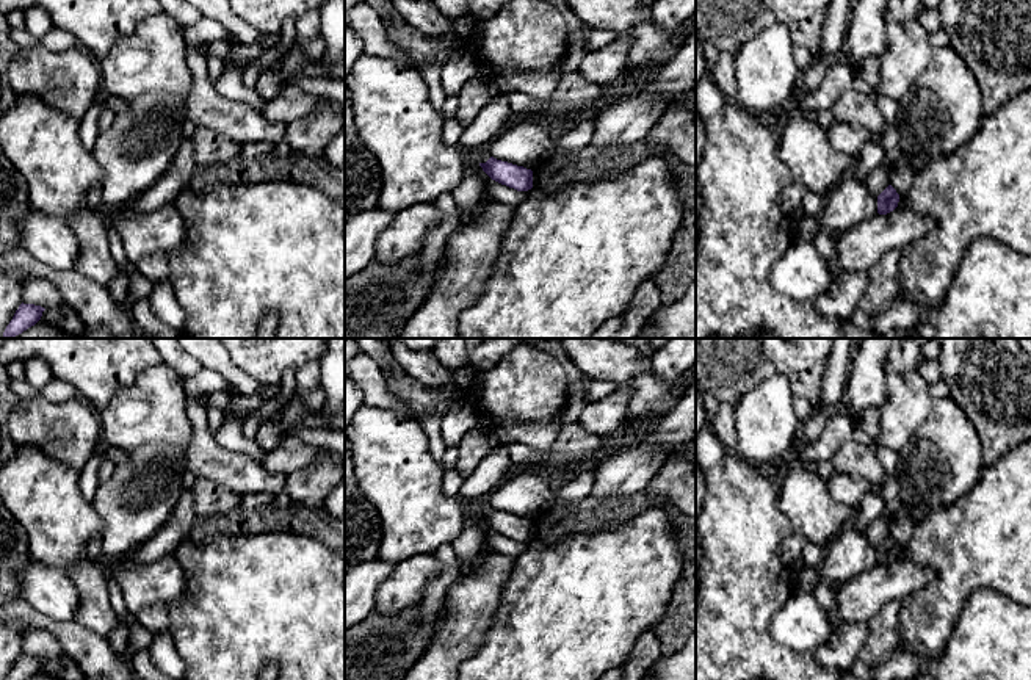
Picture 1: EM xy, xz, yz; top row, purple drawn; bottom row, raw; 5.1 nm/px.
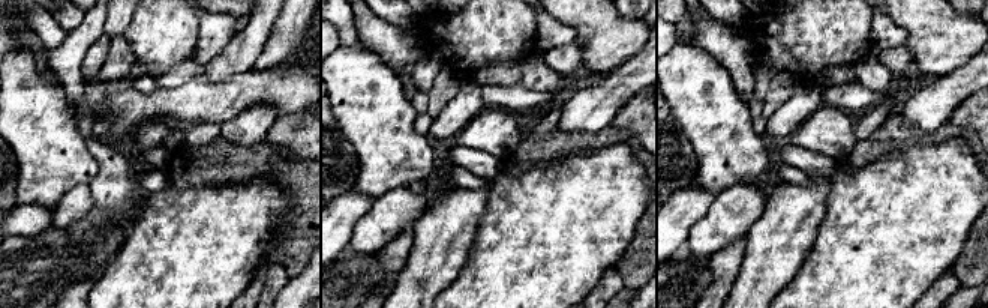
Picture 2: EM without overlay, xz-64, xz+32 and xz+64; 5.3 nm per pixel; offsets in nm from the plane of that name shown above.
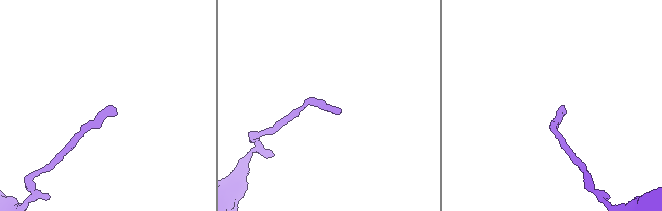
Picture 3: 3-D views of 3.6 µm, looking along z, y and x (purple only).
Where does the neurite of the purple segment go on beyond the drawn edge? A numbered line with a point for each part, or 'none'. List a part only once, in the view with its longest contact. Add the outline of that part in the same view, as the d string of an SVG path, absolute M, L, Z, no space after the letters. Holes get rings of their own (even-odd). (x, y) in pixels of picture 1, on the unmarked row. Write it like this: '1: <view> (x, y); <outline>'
none

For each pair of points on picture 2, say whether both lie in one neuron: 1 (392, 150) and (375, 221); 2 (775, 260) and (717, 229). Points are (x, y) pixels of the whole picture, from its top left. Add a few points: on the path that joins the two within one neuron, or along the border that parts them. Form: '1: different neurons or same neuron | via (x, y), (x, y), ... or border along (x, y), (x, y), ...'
1: different neurons | border along (408, 185), (392, 188), (375, 199)
2: different neurons | border along (765, 209), (750, 227), (745, 239)

